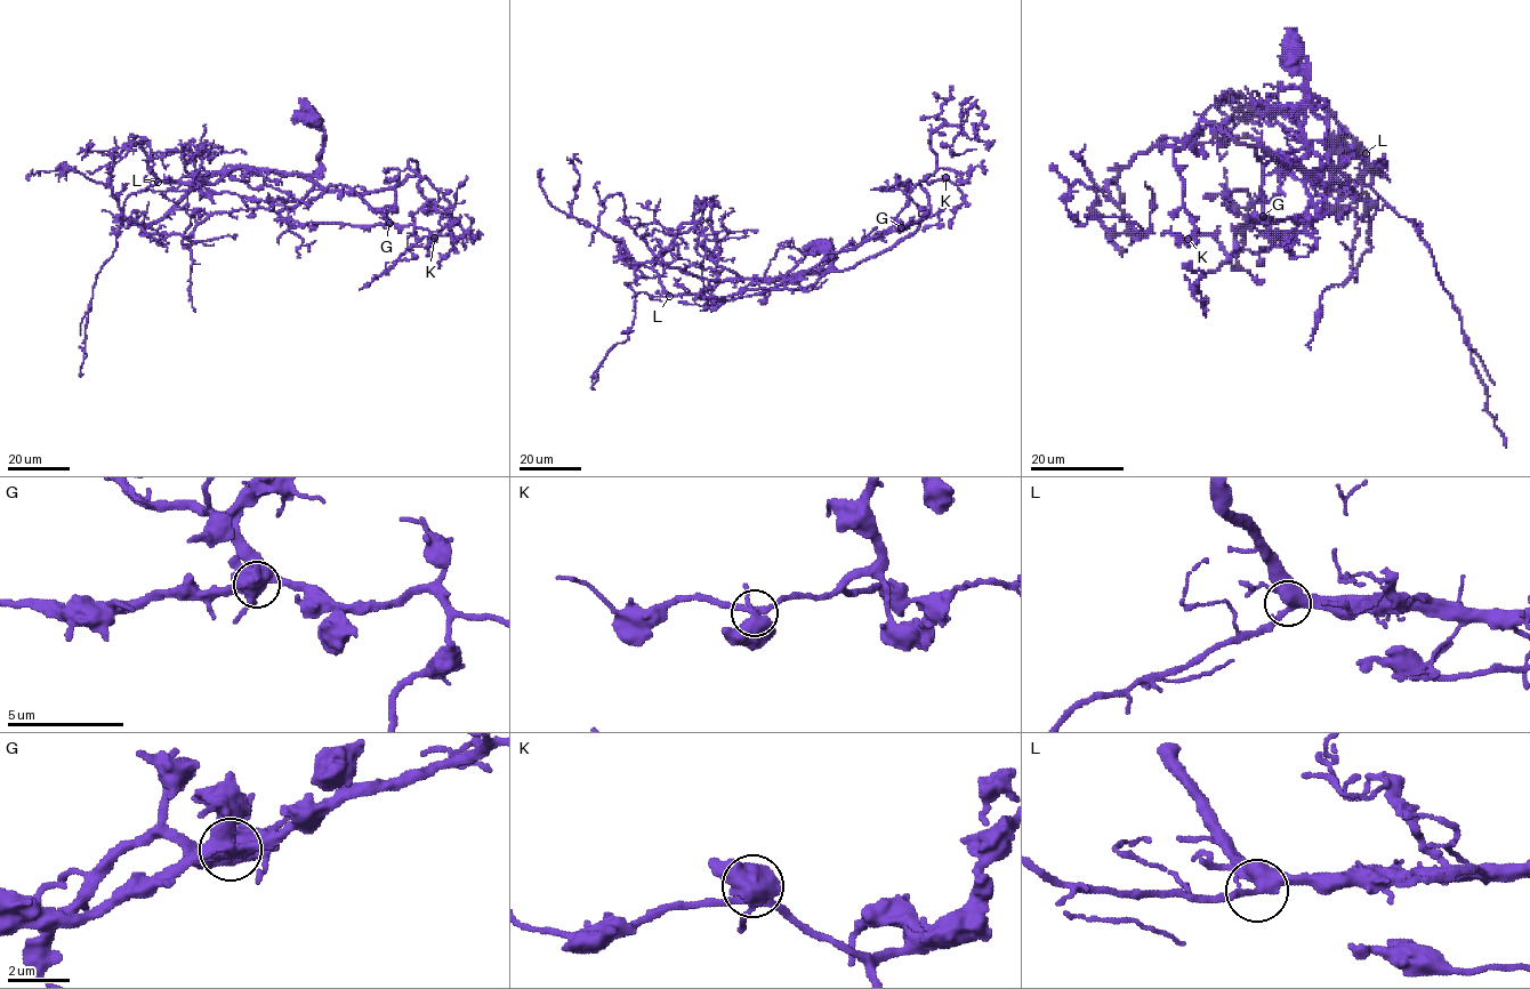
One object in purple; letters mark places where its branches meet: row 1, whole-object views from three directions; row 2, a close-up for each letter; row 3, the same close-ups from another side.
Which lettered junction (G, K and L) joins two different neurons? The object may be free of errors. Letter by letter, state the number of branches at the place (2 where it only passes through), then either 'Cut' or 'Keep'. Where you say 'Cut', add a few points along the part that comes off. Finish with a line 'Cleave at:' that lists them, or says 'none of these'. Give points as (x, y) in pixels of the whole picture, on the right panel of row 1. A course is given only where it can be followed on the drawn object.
G: Branches: 4. Keep
K: Branches: 4. Keep
L: Branches: 4. Keep
Cleave at: none of these

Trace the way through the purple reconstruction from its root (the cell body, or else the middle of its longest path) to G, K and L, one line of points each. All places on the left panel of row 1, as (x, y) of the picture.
G: (309, 117), (324, 134), (319, 169), (311, 177), (322, 187), (371, 193), (407, 177), (395, 189), (389, 223)
K: (309, 117), (324, 134), (312, 179), (381, 191), (416, 176), (416, 161), (449, 203), (450, 231), (434, 238)
L: (309, 117), (324, 134), (319, 168), (311, 175), (231, 167), (212, 171), (192, 182), (158, 182)

